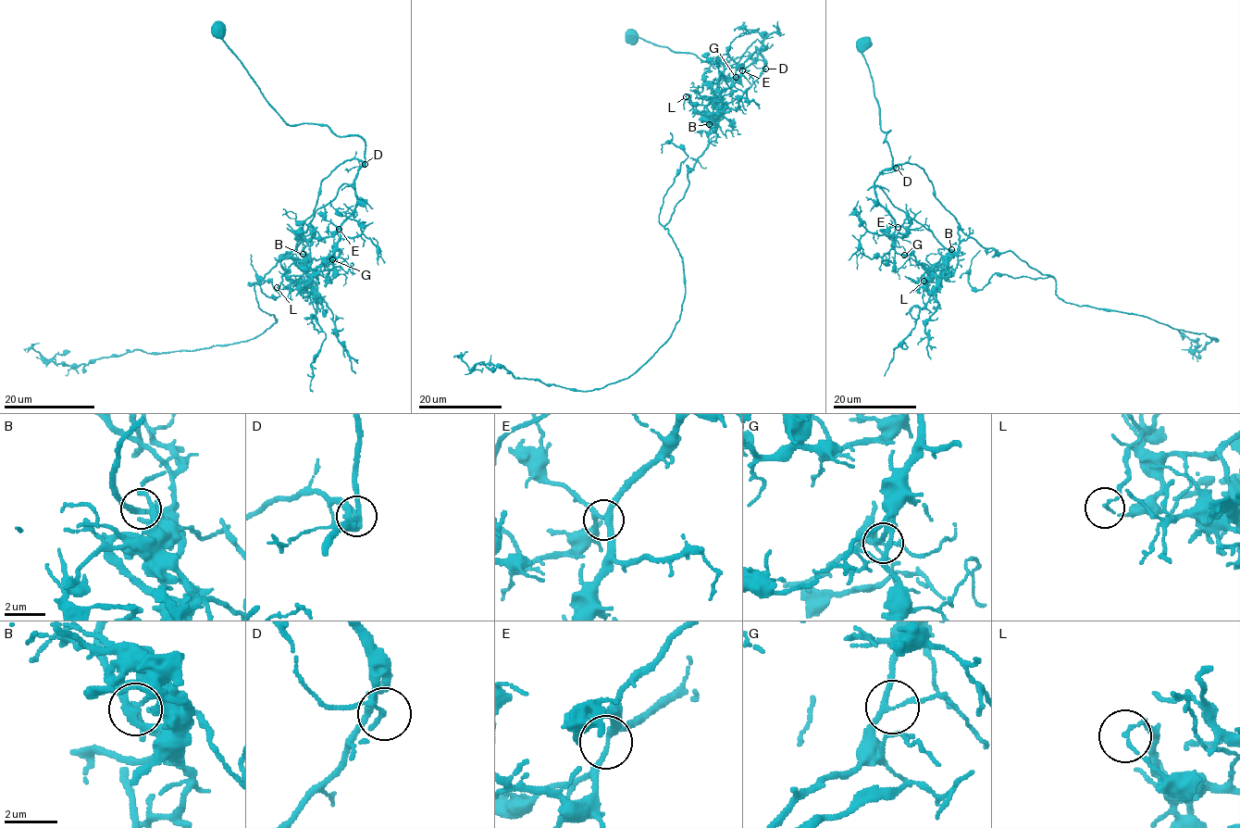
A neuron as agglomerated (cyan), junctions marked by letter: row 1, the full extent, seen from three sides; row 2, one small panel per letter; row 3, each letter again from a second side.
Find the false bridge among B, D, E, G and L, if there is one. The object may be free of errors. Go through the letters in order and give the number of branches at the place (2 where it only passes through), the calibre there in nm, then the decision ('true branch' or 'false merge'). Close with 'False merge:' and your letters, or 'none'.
B: 2 | 280 nm | true branch
D: 2 | 150 nm | true branch
E: 3 | 240 nm | true branch
G: 3 | 180 nm | true branch
L: 2 | 120 nm | false merge
False merge: L

